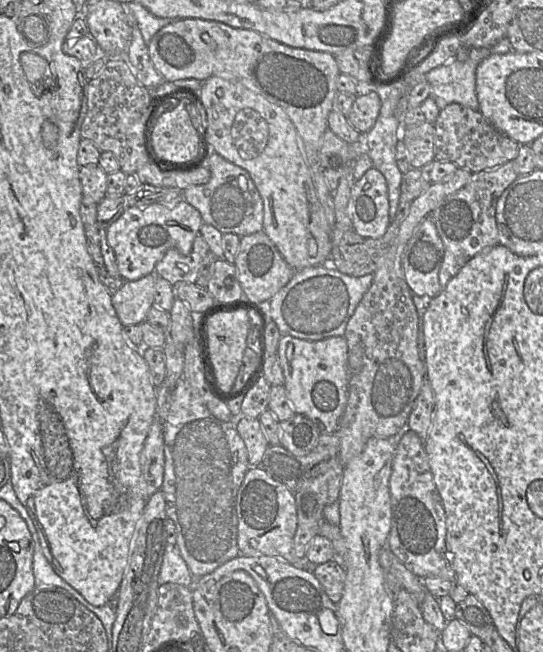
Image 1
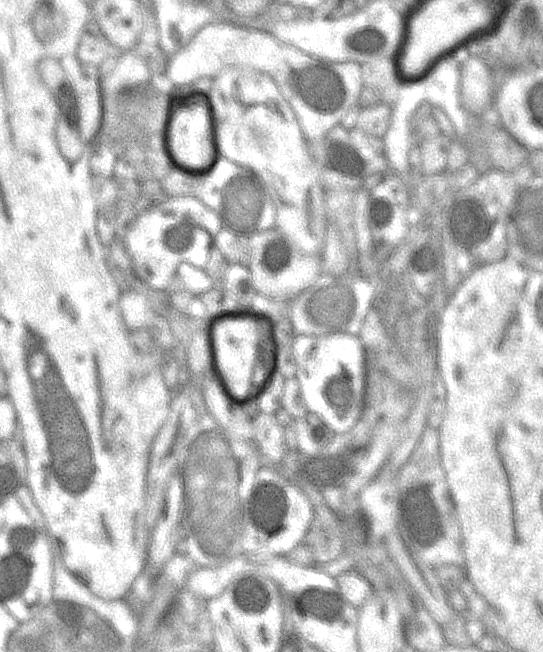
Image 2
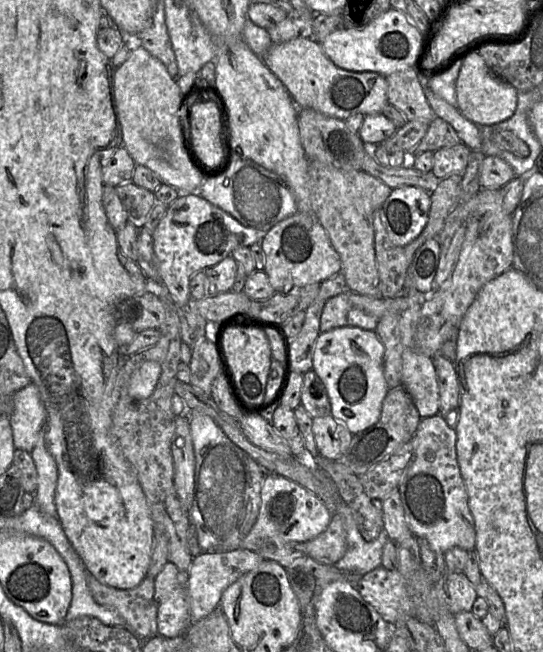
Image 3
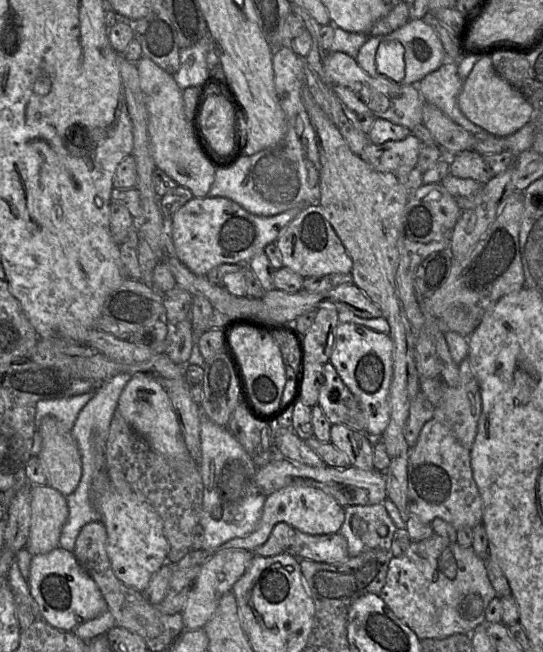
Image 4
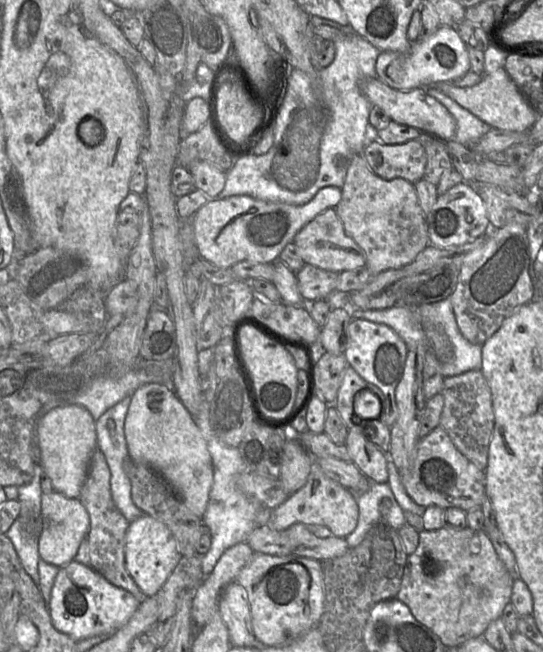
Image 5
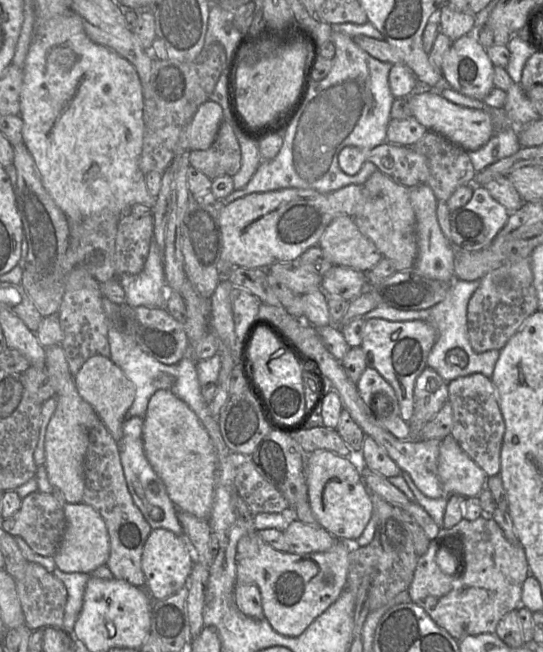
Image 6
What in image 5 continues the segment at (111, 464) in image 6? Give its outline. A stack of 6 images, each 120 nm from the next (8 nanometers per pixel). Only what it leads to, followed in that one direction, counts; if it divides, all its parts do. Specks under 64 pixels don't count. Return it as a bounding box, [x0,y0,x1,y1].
[75,447,147,602]

